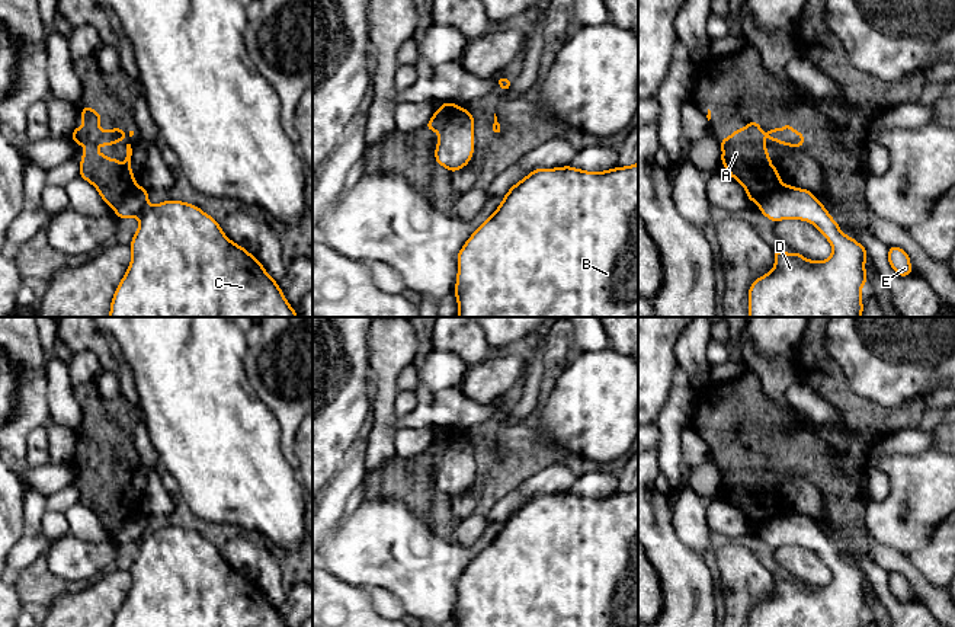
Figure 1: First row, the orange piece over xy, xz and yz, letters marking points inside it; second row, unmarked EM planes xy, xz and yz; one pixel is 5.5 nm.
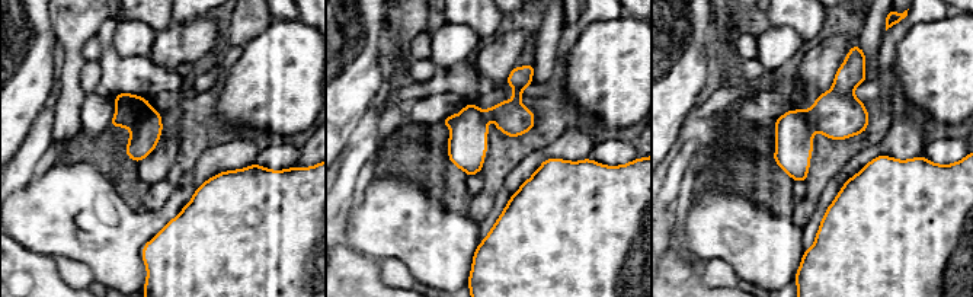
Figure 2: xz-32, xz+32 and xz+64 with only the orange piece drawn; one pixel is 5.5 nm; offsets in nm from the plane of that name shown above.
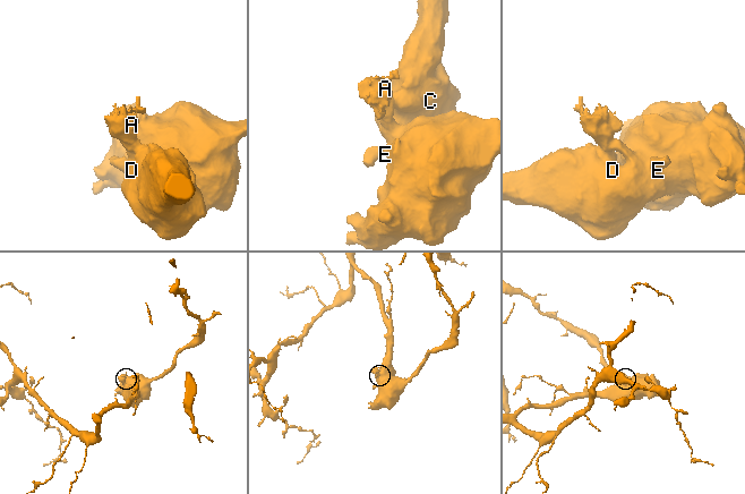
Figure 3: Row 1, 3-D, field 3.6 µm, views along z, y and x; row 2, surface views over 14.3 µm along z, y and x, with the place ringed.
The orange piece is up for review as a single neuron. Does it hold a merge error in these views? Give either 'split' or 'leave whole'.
split

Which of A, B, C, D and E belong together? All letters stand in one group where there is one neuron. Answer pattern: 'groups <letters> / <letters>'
groups A / B C D E

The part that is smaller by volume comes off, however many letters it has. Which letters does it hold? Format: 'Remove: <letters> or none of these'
Remove: A

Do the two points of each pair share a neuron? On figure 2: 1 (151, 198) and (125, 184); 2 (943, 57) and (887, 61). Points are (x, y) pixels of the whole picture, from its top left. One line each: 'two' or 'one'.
1: two
2: two

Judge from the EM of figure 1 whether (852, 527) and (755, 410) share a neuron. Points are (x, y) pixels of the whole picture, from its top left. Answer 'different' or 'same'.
same

